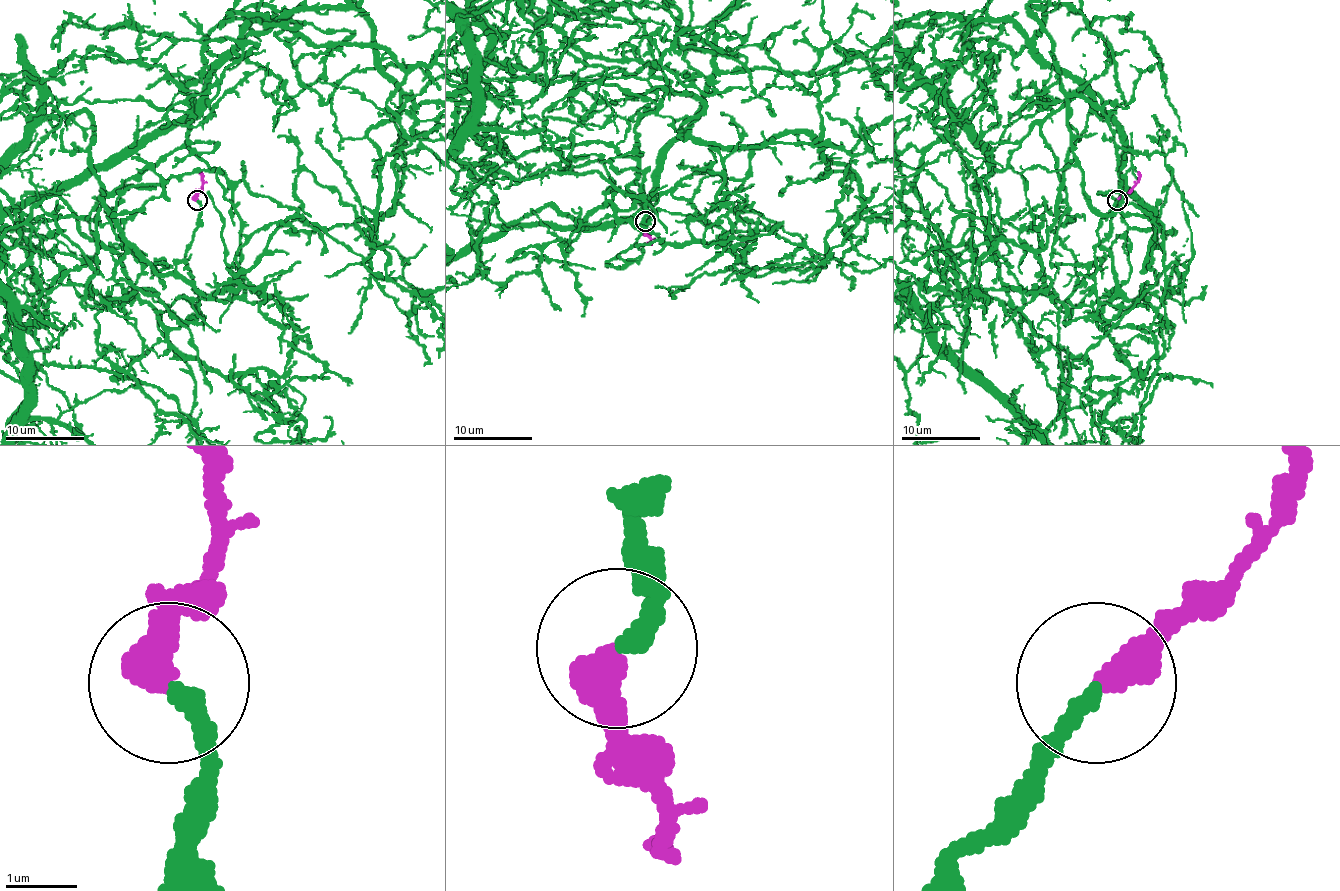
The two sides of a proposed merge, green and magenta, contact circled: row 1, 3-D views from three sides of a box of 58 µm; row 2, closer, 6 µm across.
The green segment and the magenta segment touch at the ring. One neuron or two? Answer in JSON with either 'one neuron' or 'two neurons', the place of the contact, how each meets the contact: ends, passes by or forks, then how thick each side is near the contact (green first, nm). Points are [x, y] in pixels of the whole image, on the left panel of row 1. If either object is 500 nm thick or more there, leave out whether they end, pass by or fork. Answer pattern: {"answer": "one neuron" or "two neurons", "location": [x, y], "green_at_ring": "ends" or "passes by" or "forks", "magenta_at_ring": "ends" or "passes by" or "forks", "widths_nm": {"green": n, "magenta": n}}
{"answer": "one neuron", "location": [197, 200], "green_at_ring": "ends", "magenta_at_ring": "ends", "widths_nm": {"green": 240, "magenta": 460}}

